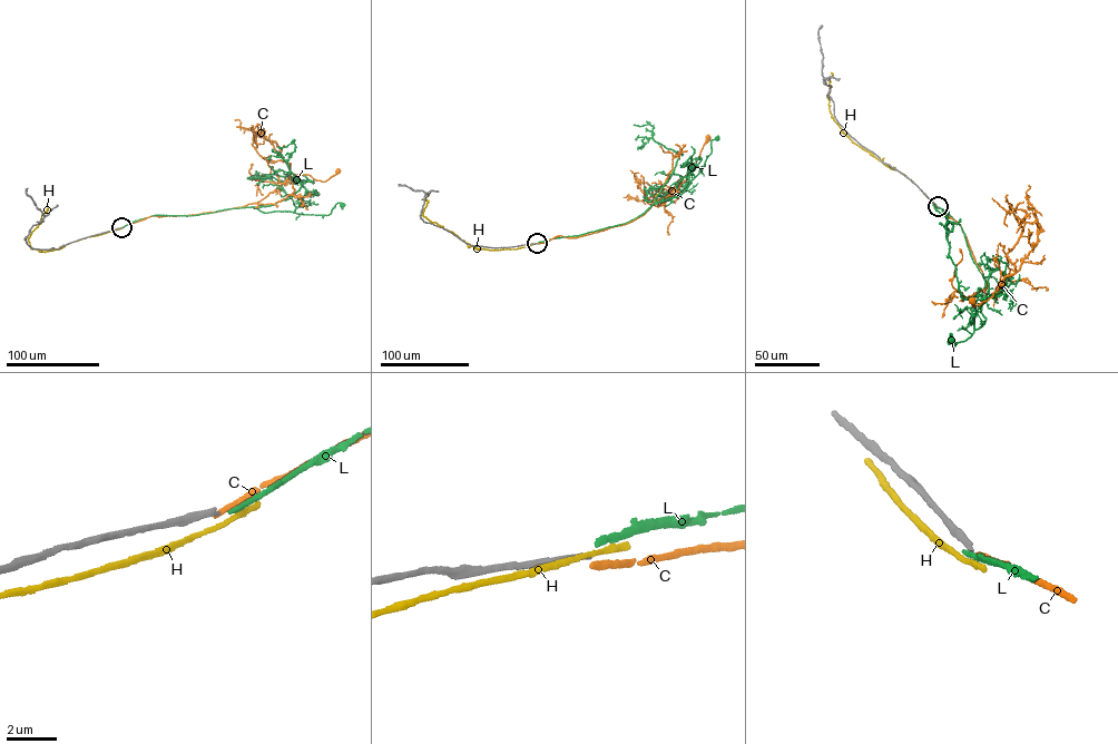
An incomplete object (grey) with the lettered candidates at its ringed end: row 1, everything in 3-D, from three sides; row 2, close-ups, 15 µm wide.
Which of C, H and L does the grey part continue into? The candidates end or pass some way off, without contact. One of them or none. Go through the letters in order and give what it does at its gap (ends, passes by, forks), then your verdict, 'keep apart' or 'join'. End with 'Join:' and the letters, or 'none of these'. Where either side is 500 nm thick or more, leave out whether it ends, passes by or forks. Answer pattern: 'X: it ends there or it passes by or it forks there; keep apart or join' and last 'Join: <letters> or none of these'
C: it ends there; keep apart
H: it passes by; keep apart
L: it ends there; keep apart
Join: none of these

